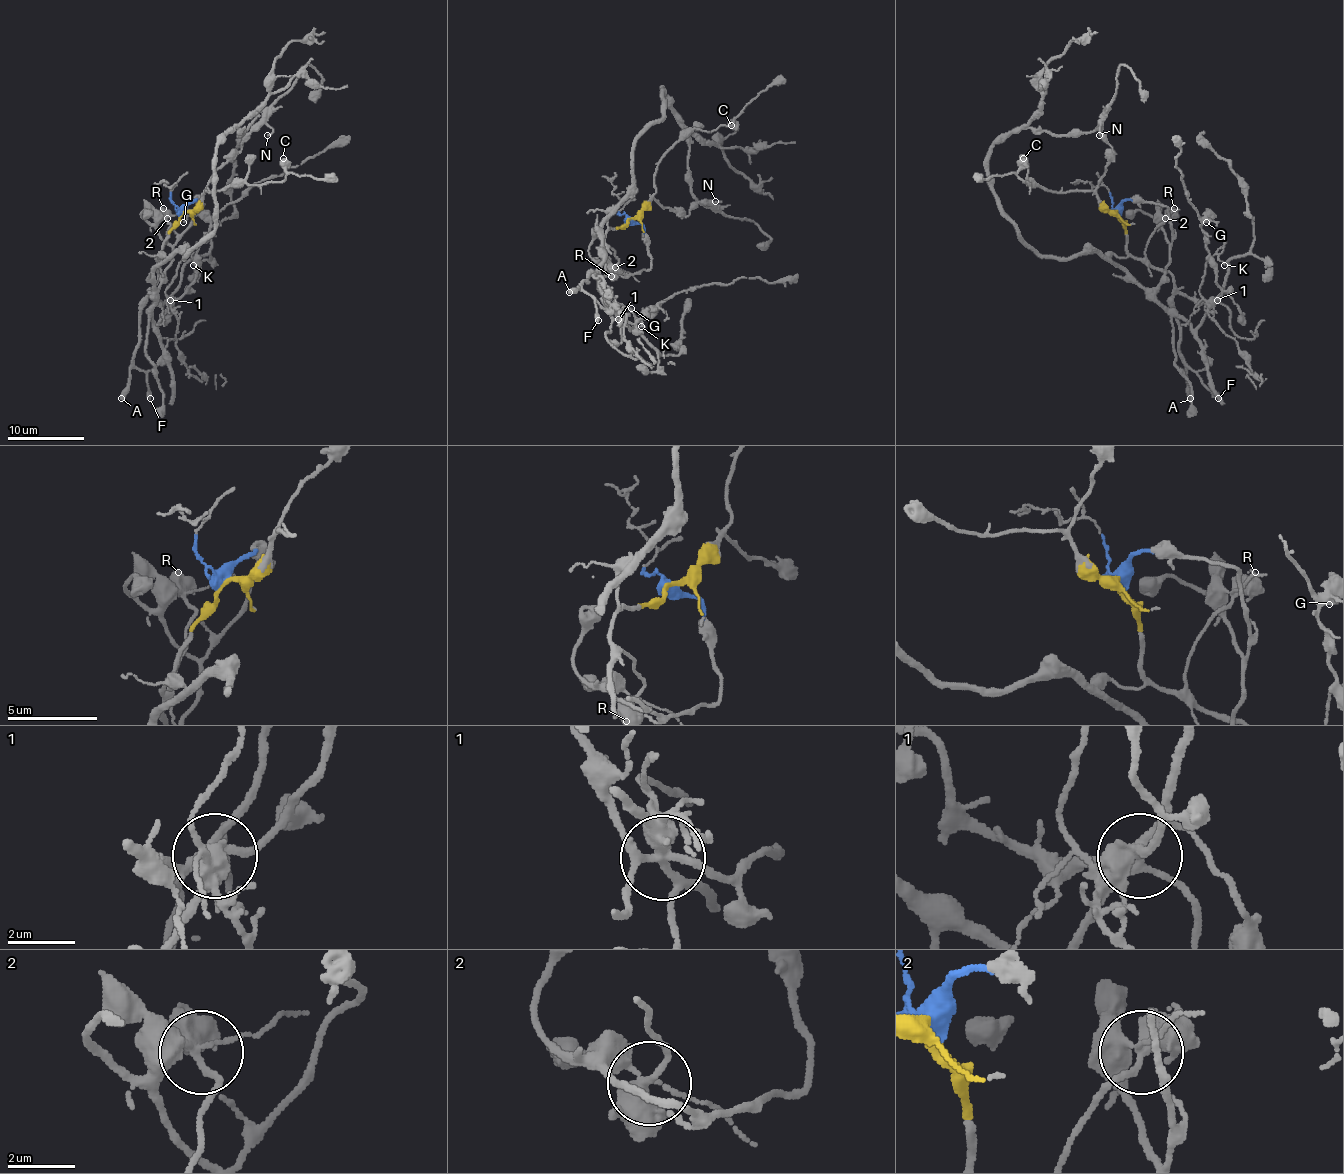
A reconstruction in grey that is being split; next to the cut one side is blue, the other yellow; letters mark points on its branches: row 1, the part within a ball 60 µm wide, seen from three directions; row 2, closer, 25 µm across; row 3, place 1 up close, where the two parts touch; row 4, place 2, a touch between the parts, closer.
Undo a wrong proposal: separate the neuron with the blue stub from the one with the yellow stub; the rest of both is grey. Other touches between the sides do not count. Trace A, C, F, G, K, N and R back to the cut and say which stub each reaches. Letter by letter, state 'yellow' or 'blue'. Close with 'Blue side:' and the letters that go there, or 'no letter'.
A: yellow
C: yellow
F: yellow
G: yellow
K: yellow
N: blue
R: yellow
Blue side: N

